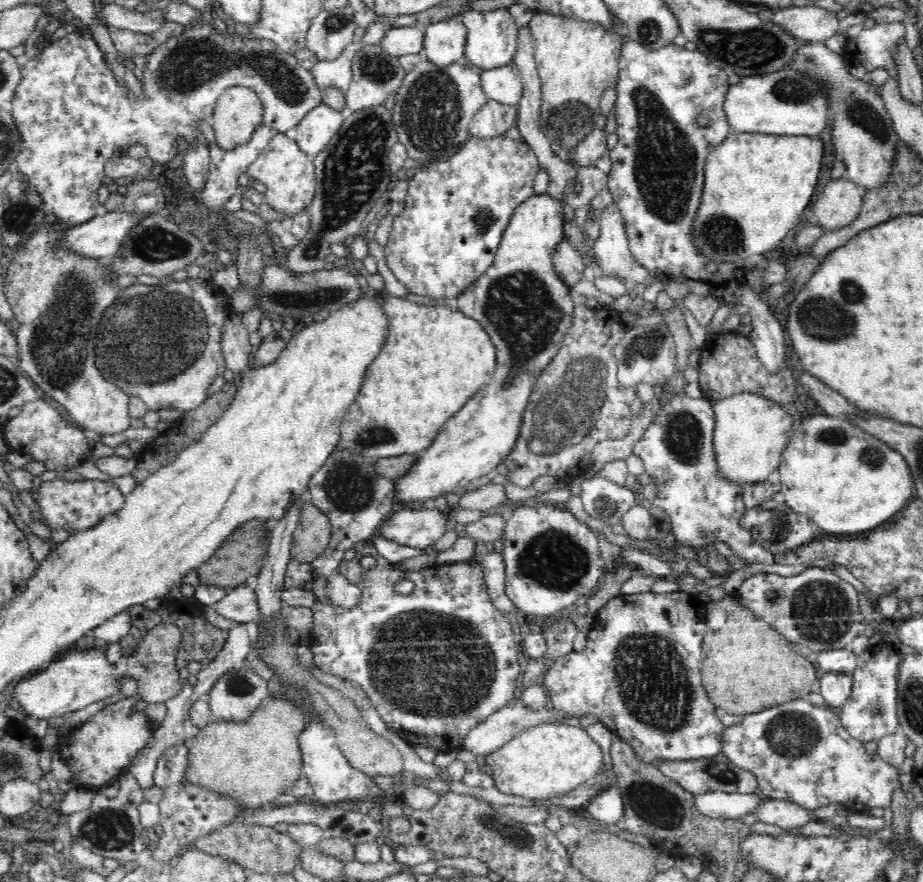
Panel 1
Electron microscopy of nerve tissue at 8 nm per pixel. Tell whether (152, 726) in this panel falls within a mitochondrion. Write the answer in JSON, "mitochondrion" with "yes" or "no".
{"mitochondrion":"no"}

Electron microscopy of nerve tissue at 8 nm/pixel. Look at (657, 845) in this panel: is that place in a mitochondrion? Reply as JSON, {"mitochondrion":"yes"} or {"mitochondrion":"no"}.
{"mitochondrion":"no"}

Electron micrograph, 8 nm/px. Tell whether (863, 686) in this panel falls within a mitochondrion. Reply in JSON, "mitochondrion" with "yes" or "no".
{"mitochondrion":"no"}

